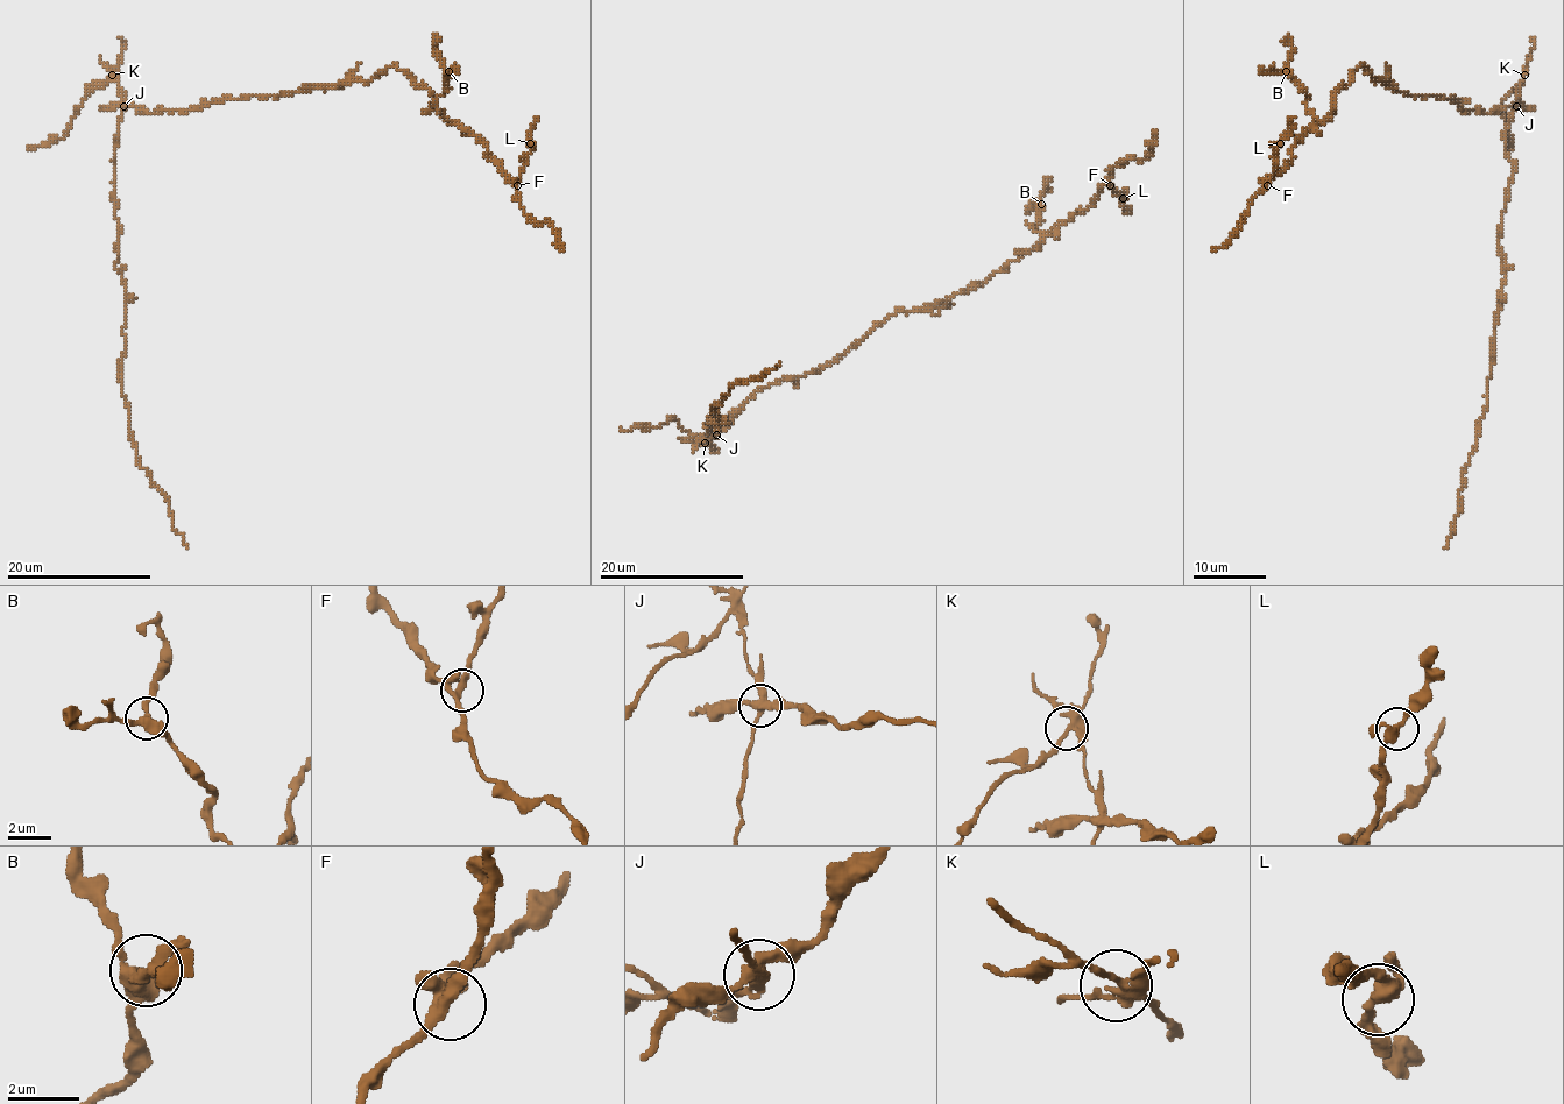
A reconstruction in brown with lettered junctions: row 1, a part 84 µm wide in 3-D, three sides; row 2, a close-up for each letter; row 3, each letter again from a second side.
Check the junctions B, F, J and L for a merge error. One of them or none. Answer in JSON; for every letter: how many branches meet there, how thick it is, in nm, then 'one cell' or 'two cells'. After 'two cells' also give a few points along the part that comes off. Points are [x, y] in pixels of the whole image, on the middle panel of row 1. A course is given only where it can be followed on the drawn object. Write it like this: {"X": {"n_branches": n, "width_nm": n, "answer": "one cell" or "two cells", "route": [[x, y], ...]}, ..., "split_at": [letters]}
{"B": {"n_branches": 3, "width_nm": 360, "answer": "one cell"}, "F": {"n_branches": 4, "width_nm": 260, "answer": "one cell"}, "J": {"n_branches": 4, "width_nm": 300, "answer": "two cells", "route": [[715, 433], [710, 420], [708, 432], [705, 424], [719, 417], [714, 404], [740, 381], [763, 377], [780, 363]]}, "L": {"n_branches": 3, "width_nm": 320, "answer": "one cell"}, "split_at": ["J"]}

